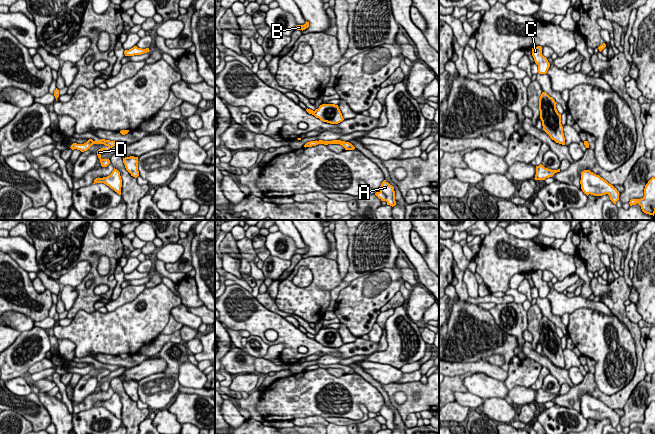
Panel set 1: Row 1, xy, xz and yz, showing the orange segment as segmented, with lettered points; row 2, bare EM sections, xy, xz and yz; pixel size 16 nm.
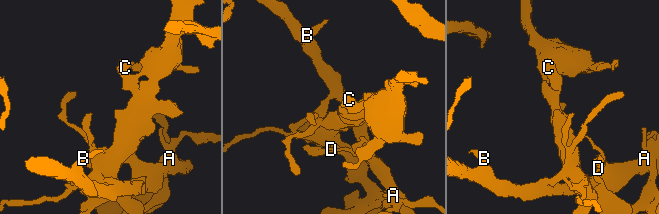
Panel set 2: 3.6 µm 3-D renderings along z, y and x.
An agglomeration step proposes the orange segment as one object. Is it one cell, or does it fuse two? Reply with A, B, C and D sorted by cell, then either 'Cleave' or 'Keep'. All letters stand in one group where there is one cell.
Groups: A B / C D. Cleave

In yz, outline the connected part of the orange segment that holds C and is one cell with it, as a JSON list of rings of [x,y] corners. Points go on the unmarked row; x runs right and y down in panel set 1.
[[[537,270],[532,272],[532,280],[535,287],[538,289],[538,297],[546,298],[550,291],[550,287],[548,286],[547,282],[542,279],[542,271]]]

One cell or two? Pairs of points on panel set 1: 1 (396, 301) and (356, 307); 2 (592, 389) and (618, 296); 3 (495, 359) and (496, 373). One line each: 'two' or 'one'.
1: two
2: one
3: two

